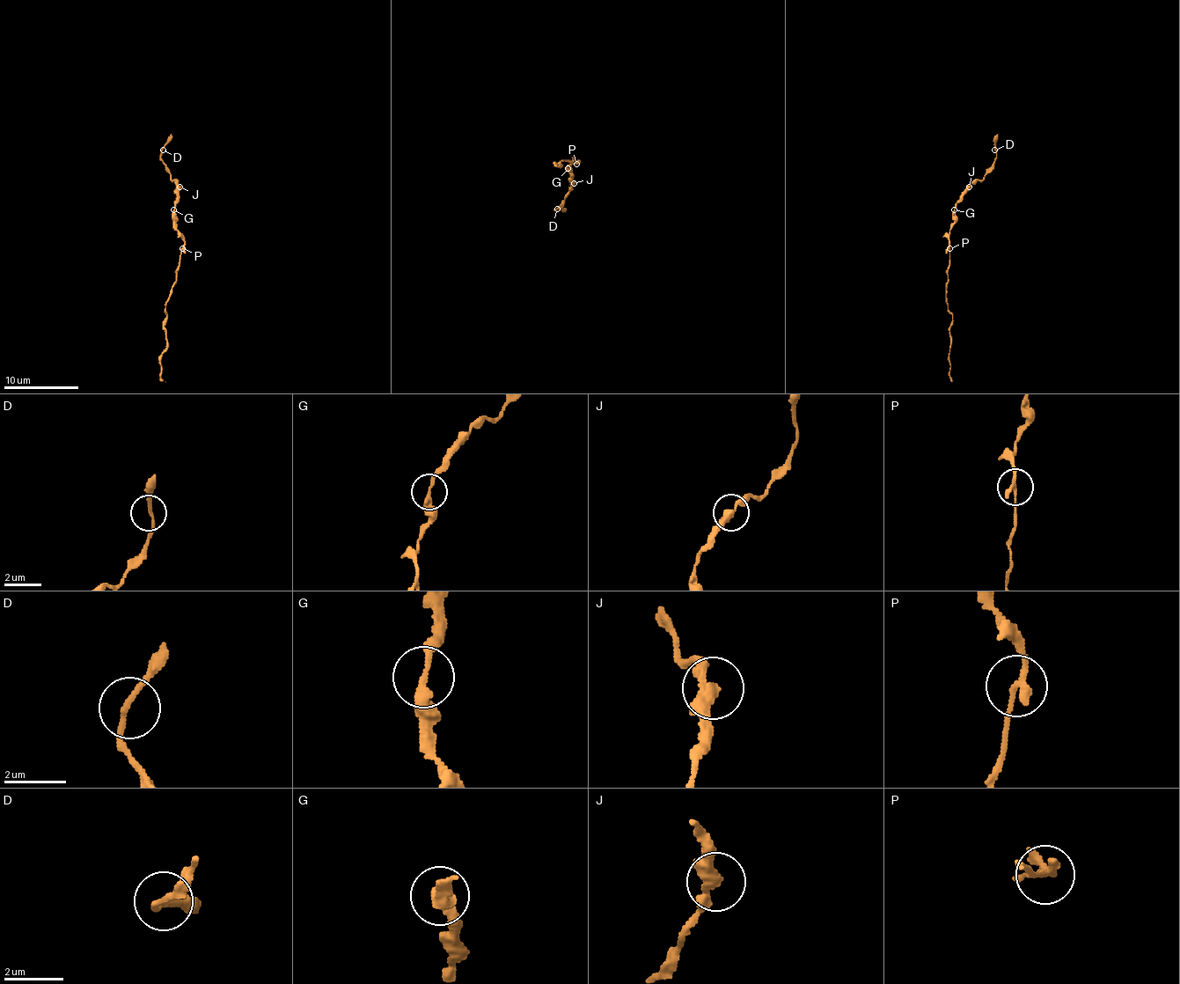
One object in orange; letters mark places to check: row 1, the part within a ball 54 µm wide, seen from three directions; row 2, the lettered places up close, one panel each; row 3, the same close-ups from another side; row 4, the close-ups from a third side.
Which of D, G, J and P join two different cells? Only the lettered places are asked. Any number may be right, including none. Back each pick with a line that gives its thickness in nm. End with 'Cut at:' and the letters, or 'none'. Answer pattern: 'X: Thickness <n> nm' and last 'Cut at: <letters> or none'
P: Thickness 220 nm
Cut at: P

